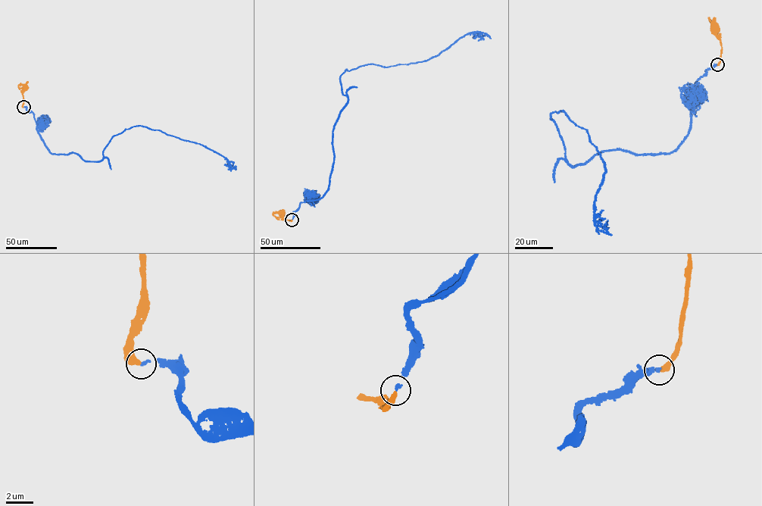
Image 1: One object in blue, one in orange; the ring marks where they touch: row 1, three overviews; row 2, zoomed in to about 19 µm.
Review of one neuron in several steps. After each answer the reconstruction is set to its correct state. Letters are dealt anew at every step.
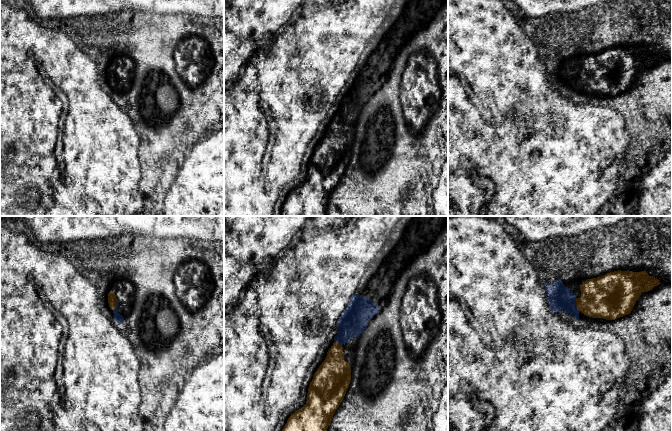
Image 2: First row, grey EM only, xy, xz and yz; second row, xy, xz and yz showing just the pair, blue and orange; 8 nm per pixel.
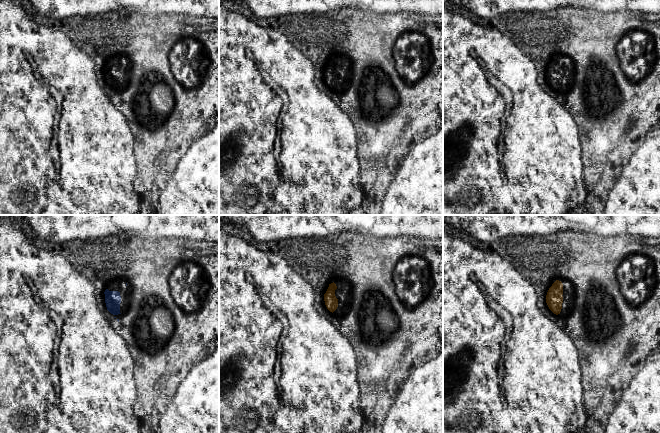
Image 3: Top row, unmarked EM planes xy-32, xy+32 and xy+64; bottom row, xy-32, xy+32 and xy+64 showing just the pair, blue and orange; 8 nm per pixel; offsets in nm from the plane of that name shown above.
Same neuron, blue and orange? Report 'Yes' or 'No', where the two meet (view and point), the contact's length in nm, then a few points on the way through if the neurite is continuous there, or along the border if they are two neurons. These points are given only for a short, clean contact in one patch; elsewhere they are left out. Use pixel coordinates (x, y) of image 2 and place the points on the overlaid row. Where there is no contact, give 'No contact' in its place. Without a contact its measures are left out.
Yes. Touches blue at yz (575, 304). Shared border 110 nm. Path across: yz (560, 298), (570, 304), (575, 304), (590, 304), (605, 297)

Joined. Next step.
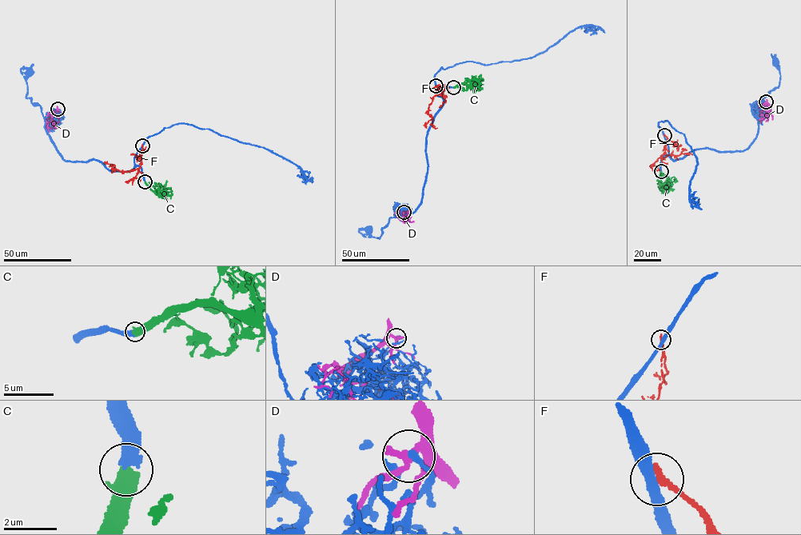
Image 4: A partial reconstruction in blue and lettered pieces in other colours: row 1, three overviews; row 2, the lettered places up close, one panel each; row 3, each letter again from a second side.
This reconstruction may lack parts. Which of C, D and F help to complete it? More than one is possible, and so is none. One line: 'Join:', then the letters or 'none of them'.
Join: C

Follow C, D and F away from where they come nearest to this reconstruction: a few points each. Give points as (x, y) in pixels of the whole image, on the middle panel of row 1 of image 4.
C: (453, 87), (463, 83), (478, 89), (476, 86)
D: (404, 212), (403, 219), (406, 221), (403, 221), (404, 217)
F: (436, 86), (444, 89), (432, 97), (429, 105), (428, 113), (432, 118), (432, 126), (437, 128)

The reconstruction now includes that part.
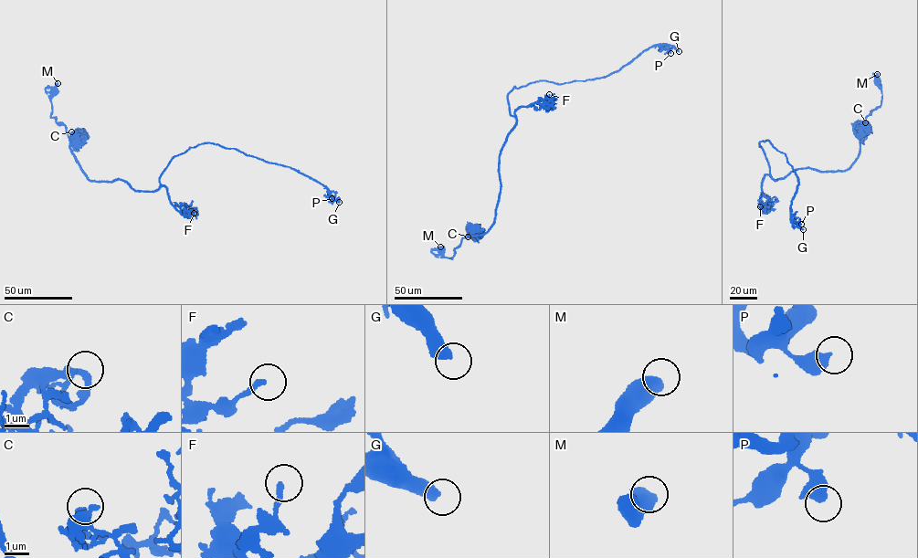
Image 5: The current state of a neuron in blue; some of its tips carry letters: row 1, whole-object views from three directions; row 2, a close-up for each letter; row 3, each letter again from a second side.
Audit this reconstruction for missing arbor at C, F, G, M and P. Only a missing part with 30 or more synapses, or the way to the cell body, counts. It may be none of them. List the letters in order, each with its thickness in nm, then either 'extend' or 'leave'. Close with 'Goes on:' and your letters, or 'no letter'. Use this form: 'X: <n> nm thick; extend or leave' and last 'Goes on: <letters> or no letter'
C: 190 nm thick; leave
F: 200 nm thick; leave
G: 480 nm thick; extend
M: 600 nm thick; leave
P: 480 nm thick; leave
Goes on: G

